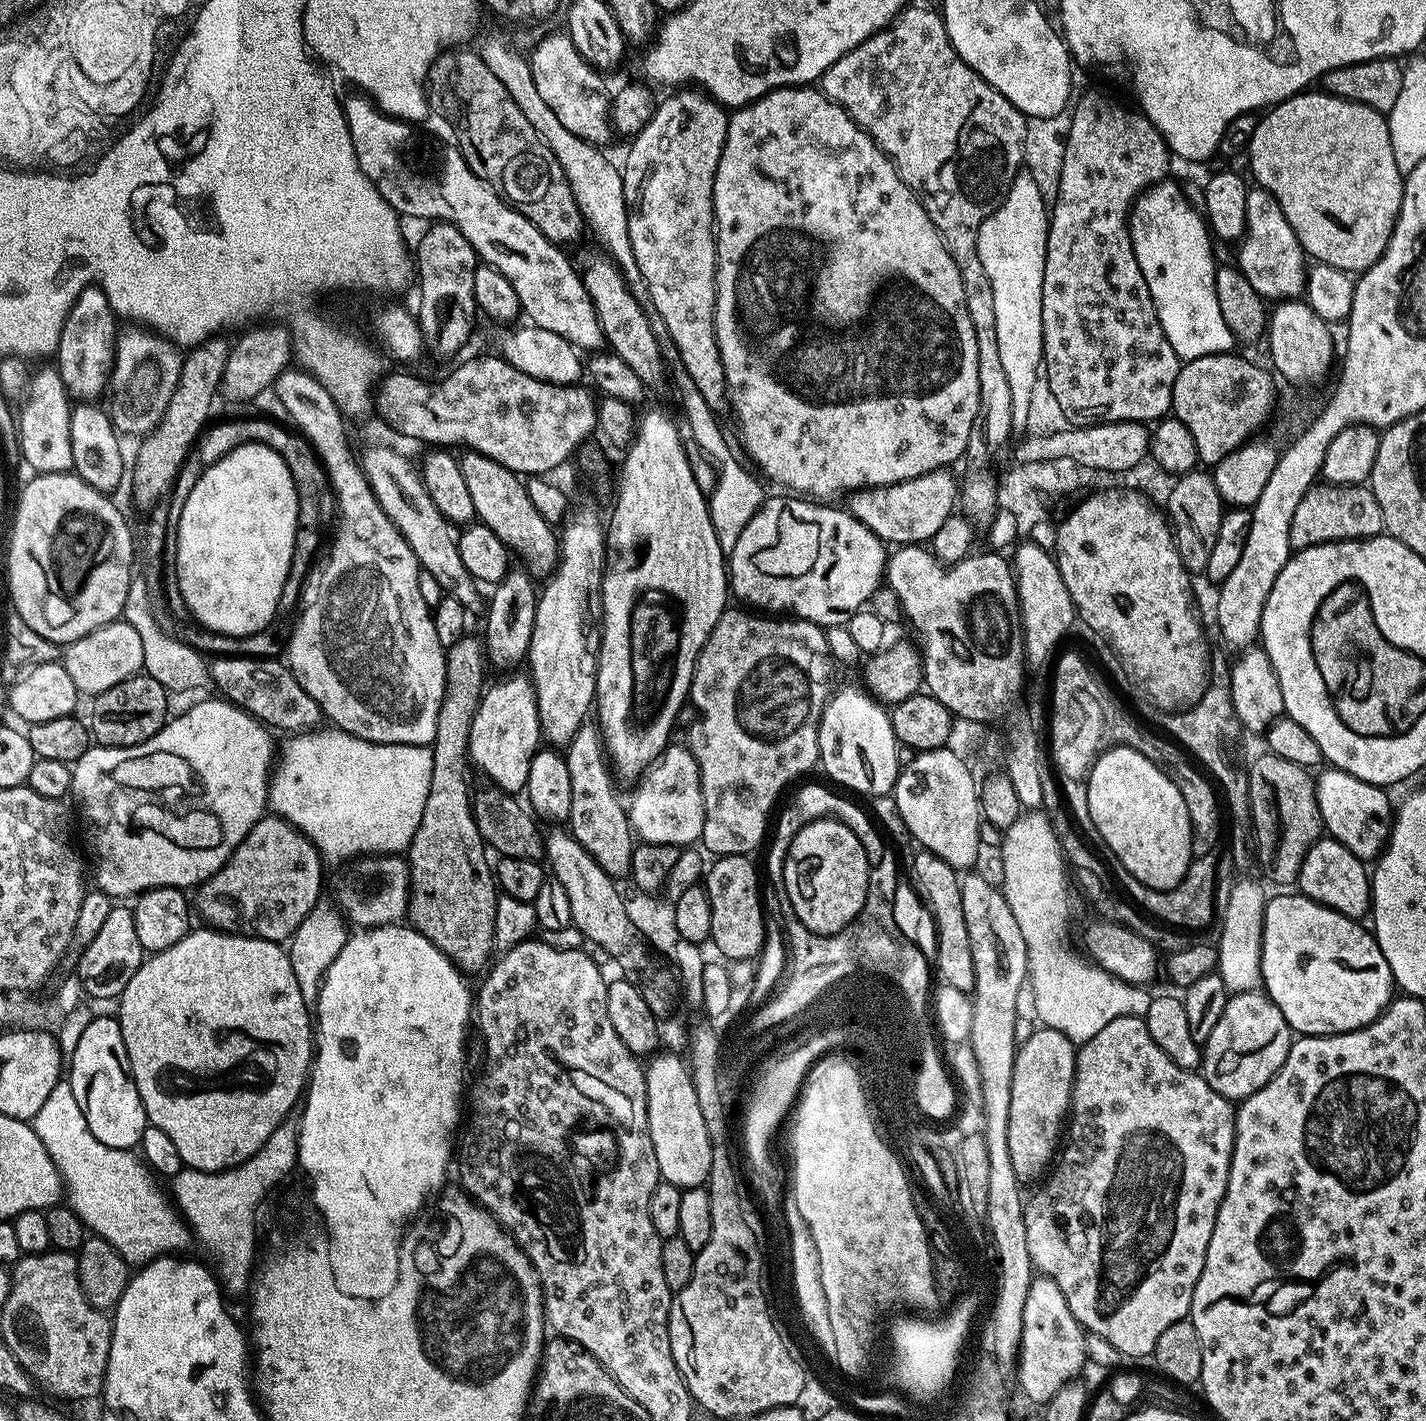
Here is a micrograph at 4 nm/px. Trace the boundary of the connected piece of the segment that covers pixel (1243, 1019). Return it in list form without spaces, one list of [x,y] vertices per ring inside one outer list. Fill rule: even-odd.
[[[1261,991],[1254,992],[1240,992],[1233,993],[1226,1004],[1226,1008],[1222,1012],[1222,1017],[1218,1018],[1218,1023],[1214,1026],[1213,1033],[1210,1034],[1210,1038],[1202,1046],[1202,1059],[1201,1059],[1201,1069],[1204,1080],[1209,1086],[1218,1094],[1222,1094],[1228,1100],[1233,1102],[1239,1102],[1244,1098],[1248,1097],[1252,1093],[1256,1093],[1258,1089],[1266,1084],[1277,1073],[1278,1069],[1281,1068],[1283,1062],[1286,1060],[1286,1054],[1289,1053],[1292,1041],[1292,1031],[1289,1024],[1286,1022],[1284,1015],[1280,1010],[1278,1010],[1275,1003],[1268,999],[1265,993]]]

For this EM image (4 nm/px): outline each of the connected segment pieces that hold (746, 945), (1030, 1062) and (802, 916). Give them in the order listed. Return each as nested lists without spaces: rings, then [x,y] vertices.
[[[747,855],[722,856],[706,872],[706,891],[710,902],[711,943],[716,943],[718,951],[728,960],[756,958],[764,944],[764,912],[760,909],[760,880],[756,877],[756,868]]]
[[[1040,1026],[1037,1029],[1025,1040],[1023,1037],[1016,1049],[1010,1082],[1010,1110],[1006,1117],[1010,1162],[1020,1182],[1038,1180],[1053,1163],[1058,1152],[1056,1139],[1062,1136],[1062,1125],[1070,1106],[1072,1078],[1076,1072],[1078,1048],[1074,1041],[1053,1028]]]
[[[837,818],[812,820],[794,834],[788,847],[784,859],[784,896],[806,930],[818,935],[834,935],[862,910],[869,869],[862,842],[852,830]]]

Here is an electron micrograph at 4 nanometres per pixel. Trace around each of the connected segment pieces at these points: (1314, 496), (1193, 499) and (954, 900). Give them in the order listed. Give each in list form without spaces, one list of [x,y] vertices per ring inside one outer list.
[[[1317,482],[1308,488],[1294,510],[1289,536],[1293,549],[1311,544],[1327,544],[1334,540],[1367,540],[1385,531],[1382,510],[1371,487],[1364,484]]]
[[[1204,470],[1187,472],[1173,483],[1176,485],[1168,492],[1168,508],[1166,507],[1166,516],[1170,521],[1178,558],[1182,558],[1182,566],[1190,574],[1206,573],[1206,562],[1210,562],[1214,541],[1218,539],[1218,526],[1222,526],[1222,518],[1226,511],[1213,477],[1200,471]]]
[[[920,850],[912,860],[910,883],[926,901],[936,922],[937,956],[935,971],[940,971],[944,984],[971,993],[976,987],[974,958],[970,954],[970,934],[966,930],[966,918],[962,914],[962,894],[957,869],[952,868],[942,858],[930,851]]]

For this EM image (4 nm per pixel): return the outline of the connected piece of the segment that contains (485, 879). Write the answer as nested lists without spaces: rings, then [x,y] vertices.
[[[465,634],[453,648],[447,649],[448,688],[444,692],[444,702],[439,710],[438,730],[430,741],[434,770],[432,771],[430,794],[426,800],[426,810],[422,810],[422,822],[406,849],[406,880],[412,885],[406,888],[406,916],[411,927],[421,934],[452,961],[461,973],[483,973],[493,959],[492,952],[497,947],[495,934],[495,914],[498,899],[498,885],[493,865],[488,864],[489,849],[480,835],[474,815],[474,804],[468,800],[468,780],[464,777],[464,764],[468,755],[468,739],[472,719],[480,708],[480,697],[484,686],[486,657],[481,641]]]

